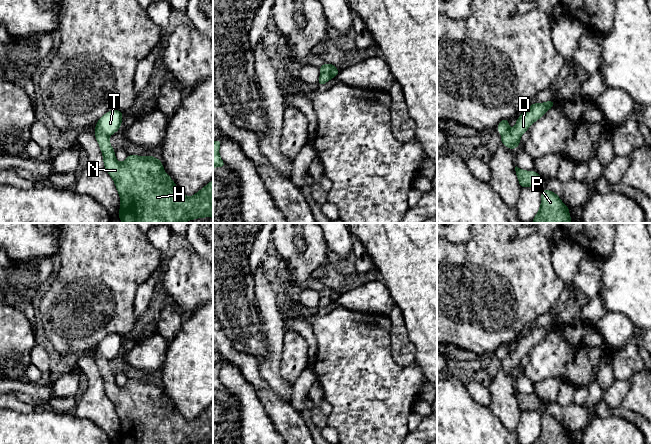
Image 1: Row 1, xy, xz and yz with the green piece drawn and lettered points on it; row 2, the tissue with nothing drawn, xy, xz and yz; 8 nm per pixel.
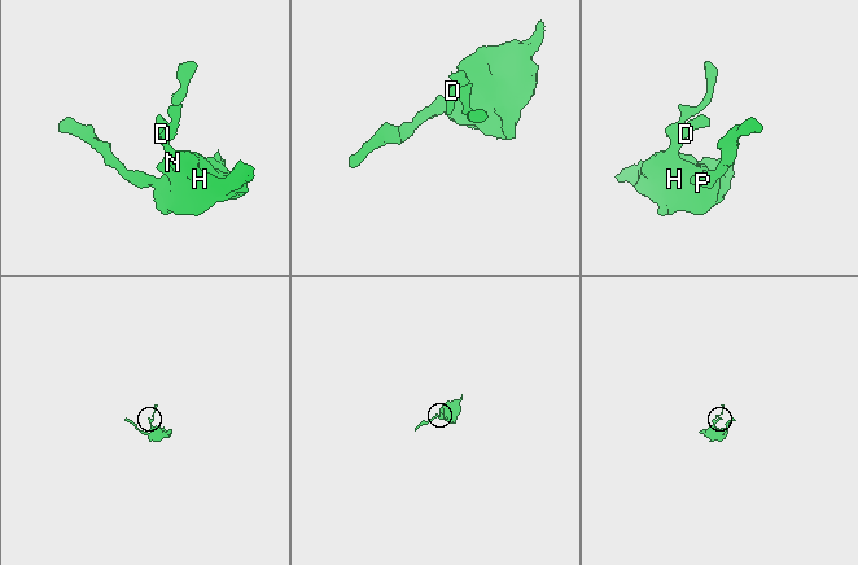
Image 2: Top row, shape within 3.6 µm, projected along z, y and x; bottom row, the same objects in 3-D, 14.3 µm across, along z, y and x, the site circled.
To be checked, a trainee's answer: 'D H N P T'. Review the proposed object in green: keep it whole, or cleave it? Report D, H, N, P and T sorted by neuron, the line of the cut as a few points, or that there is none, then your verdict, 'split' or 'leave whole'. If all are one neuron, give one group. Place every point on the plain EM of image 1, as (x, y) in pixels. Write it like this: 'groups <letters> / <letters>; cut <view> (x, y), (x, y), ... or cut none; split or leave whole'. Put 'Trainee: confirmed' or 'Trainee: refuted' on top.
Trainee: refuted
groups D H N P / T; cut xz (327, 287), (331, 301); split

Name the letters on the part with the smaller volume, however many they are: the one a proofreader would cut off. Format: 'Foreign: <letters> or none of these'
Foreign: T

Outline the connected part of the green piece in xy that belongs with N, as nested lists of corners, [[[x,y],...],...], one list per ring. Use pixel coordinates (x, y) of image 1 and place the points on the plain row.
[[[104,357],[95,359],[103,378],[107,397],[113,403],[120,420],[120,444],[194,444],[213,442],[213,404],[191,421],[187,421],[166,398],[162,386],[152,379],[128,379],[124,386],[116,384],[115,374]]]

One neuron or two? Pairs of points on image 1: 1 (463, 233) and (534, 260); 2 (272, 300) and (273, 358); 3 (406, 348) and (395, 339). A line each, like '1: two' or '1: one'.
1: two
2: one
3: one

